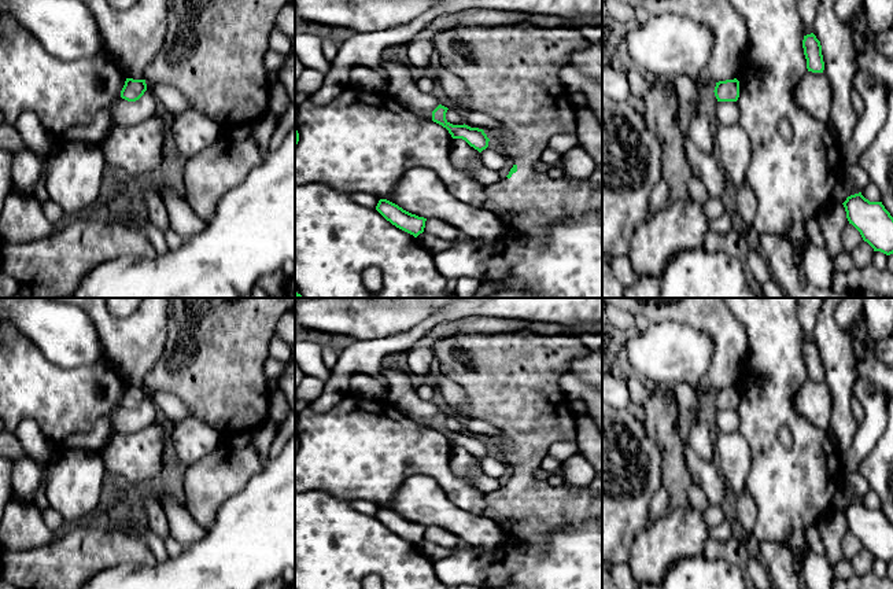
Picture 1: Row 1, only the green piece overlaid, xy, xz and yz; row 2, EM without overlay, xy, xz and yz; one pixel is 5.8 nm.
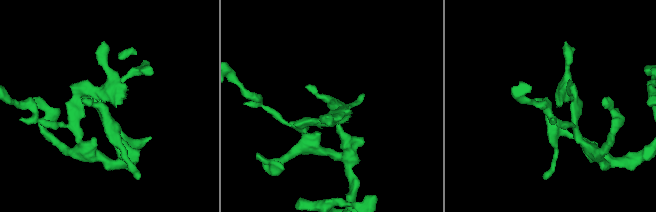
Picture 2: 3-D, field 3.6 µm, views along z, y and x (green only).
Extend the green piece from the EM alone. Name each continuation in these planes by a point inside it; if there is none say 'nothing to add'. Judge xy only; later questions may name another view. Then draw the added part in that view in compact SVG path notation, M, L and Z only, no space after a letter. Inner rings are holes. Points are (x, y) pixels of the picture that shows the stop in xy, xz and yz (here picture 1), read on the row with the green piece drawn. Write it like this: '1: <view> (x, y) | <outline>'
nothing to add

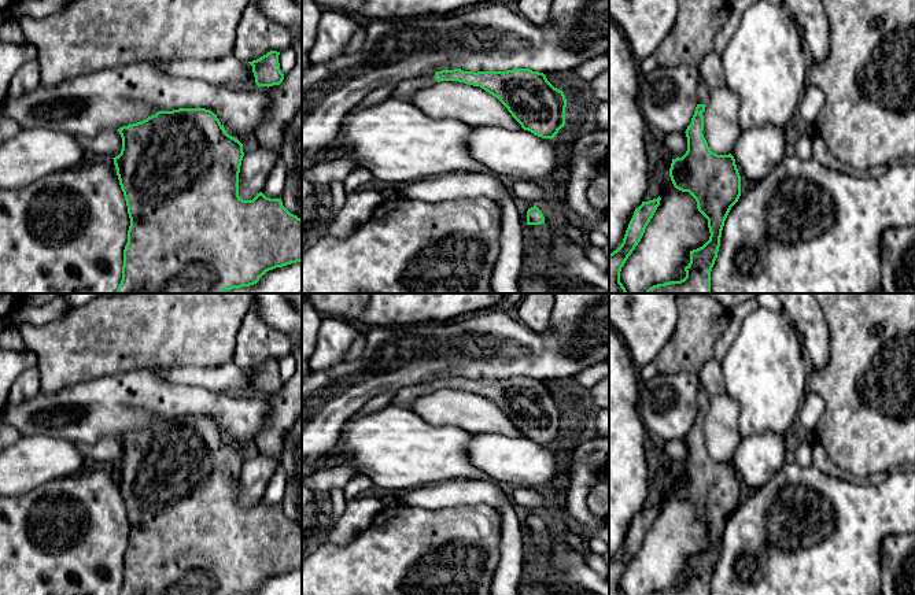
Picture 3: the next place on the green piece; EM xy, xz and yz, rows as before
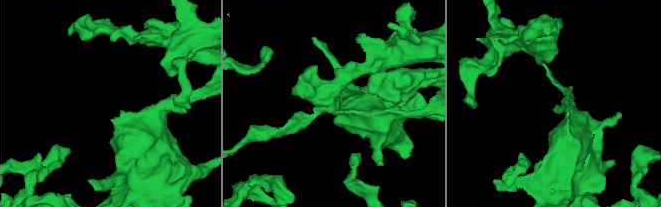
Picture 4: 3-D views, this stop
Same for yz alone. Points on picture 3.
1: yz (703, 89) | M700 80L697 85L697 104L708 104L711 88Z

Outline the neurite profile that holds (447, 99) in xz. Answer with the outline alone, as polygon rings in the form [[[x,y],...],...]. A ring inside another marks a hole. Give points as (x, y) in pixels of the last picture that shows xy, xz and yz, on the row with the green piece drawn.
[[[440,81],[417,90],[410,103],[432,118],[454,118],[464,123],[501,125],[523,129],[508,108],[482,88],[458,81]]]

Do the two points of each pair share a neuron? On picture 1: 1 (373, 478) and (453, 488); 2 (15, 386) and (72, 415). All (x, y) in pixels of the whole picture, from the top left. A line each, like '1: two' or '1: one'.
1: one
2: one

